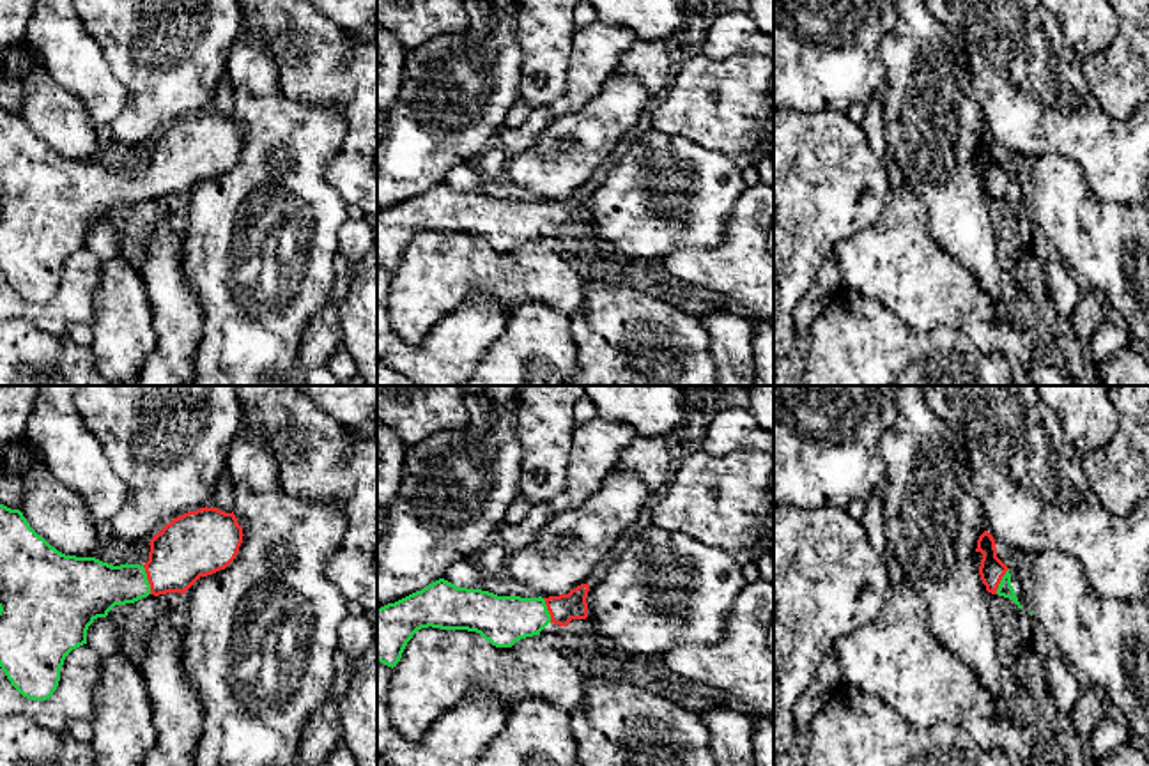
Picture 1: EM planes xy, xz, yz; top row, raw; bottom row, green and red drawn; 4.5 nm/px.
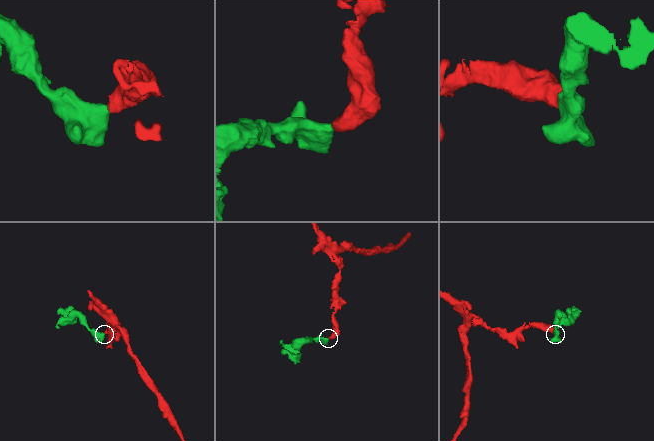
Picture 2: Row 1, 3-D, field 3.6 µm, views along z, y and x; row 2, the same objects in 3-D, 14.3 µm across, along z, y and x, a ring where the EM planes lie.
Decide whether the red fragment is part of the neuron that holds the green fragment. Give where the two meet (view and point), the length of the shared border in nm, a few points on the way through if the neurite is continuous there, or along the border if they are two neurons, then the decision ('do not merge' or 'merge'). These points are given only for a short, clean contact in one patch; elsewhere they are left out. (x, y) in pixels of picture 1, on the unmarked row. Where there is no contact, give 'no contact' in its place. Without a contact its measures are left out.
xy (147, 184) | 130 nm | across xy (94, 191), (147, 184), (163, 177), (190, 151) | merge

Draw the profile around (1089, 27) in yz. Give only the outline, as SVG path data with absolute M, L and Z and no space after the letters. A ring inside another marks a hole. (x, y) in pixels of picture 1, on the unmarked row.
M1039 0L1050 11L1075 58L1101 55L1114 42L1119 16L1110 0Z

